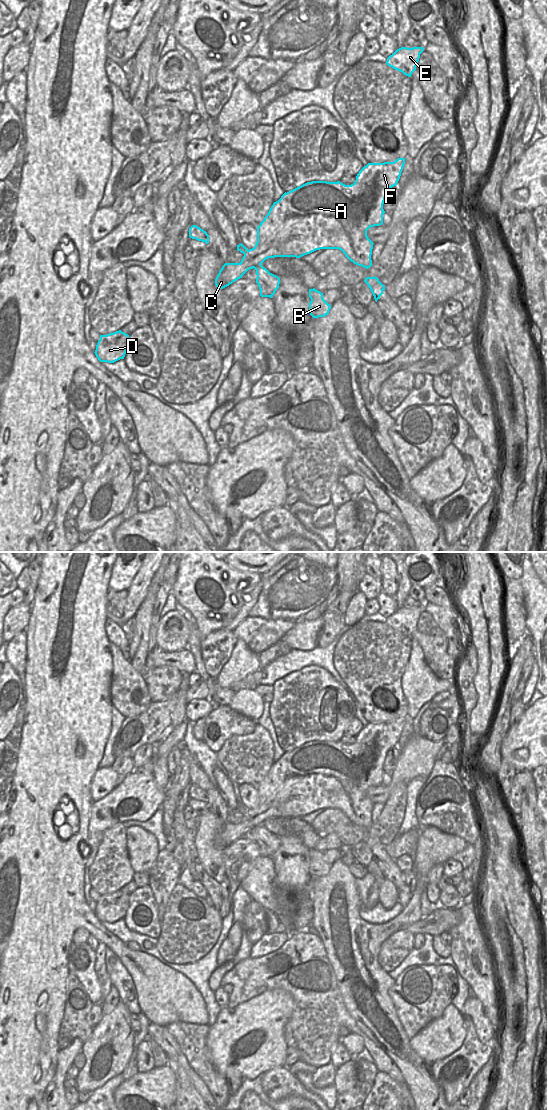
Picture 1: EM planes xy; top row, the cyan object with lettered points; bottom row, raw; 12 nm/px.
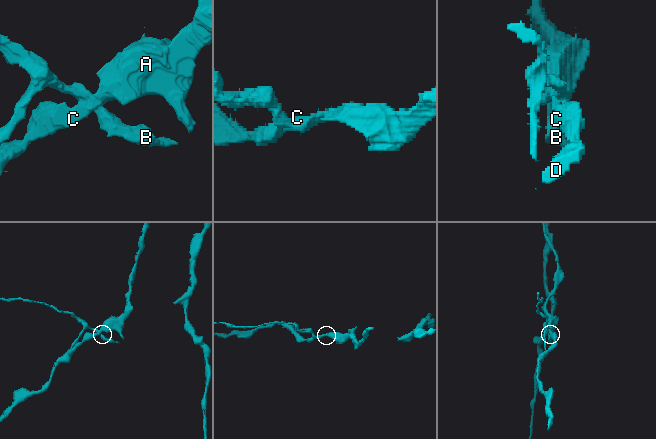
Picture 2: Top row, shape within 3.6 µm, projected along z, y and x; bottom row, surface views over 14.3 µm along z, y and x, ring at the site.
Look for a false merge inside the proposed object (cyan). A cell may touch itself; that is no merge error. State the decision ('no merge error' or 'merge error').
merge error

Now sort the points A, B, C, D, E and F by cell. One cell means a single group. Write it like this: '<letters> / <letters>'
A C D E F / B

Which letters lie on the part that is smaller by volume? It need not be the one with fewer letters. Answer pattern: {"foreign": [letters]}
{"foreign": ["B"]}

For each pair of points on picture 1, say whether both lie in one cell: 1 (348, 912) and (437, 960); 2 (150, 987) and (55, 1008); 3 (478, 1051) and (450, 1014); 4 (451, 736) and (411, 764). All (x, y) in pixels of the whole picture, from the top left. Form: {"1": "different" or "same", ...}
{"1": "different", "2": "same", "3": "different", "4": "different"}

